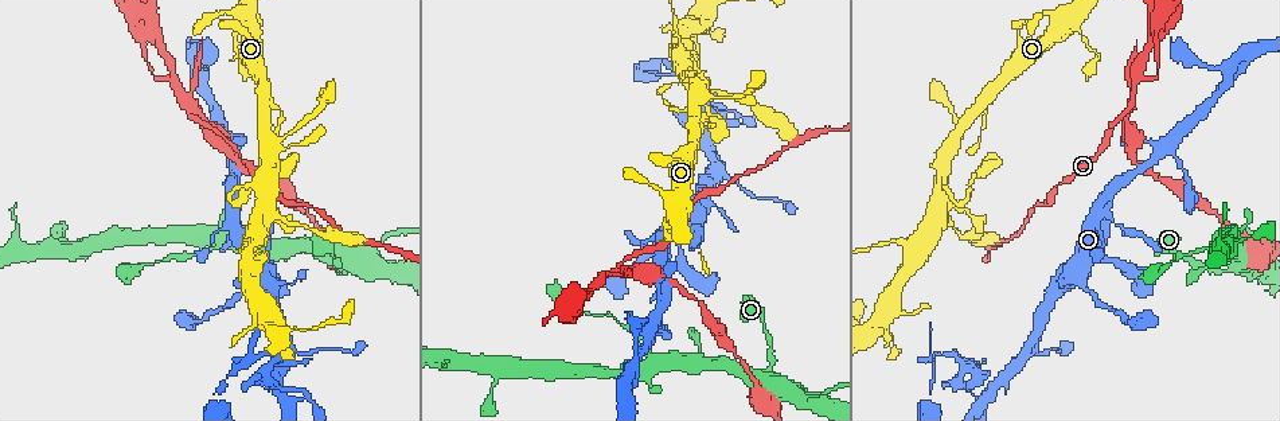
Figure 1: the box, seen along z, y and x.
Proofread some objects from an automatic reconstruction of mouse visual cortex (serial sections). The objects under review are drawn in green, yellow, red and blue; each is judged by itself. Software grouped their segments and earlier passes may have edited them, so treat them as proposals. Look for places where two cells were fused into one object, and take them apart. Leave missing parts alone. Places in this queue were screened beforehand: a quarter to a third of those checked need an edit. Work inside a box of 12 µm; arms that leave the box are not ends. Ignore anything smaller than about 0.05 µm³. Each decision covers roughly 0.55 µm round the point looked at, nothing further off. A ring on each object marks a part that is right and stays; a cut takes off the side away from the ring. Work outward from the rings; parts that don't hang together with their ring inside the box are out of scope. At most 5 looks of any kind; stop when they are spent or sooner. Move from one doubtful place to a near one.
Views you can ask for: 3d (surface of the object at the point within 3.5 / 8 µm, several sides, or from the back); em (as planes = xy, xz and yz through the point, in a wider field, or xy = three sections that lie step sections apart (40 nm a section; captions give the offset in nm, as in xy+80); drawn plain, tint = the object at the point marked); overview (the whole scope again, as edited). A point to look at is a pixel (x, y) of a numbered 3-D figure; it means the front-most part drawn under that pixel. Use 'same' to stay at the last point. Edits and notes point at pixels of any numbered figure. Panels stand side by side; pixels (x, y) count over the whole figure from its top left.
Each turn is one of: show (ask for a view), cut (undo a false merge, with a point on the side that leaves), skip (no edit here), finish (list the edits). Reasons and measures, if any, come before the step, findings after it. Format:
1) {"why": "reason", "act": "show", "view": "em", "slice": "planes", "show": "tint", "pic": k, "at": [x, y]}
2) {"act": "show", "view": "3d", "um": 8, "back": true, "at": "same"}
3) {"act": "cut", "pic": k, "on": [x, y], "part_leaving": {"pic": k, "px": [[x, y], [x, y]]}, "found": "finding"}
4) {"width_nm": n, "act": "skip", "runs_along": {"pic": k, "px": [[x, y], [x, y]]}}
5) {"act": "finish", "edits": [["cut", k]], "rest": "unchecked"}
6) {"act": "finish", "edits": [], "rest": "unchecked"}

{"why": "a narrow waist", "act": "show", "view": "3d", "um": 3.5, "pic": 1, "at": [1210, 270]}

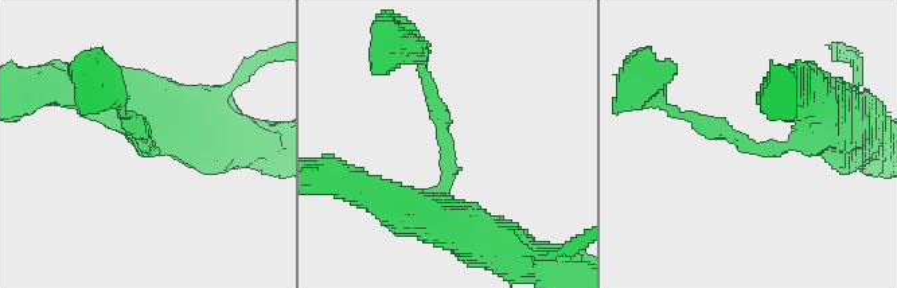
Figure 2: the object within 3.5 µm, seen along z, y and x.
{"arm_widths_nm": [150, 150], "act": "show", "view": "em", "slice": "planes", "show": "plain", "pic": 2, "at": [141, 133]}

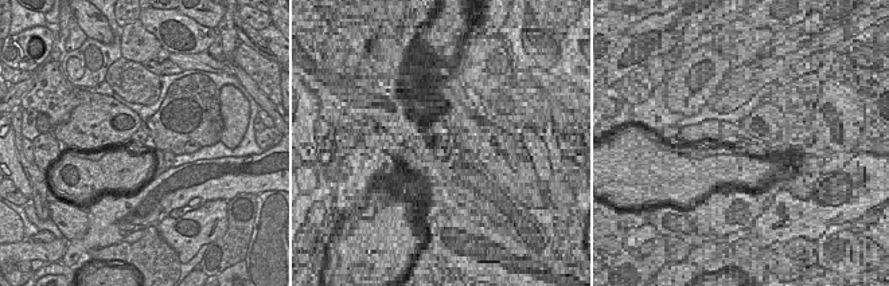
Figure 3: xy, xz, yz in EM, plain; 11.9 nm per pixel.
{"act": "show", "view": "em", "slice": "planes", "show": "tint", "at": "same"}

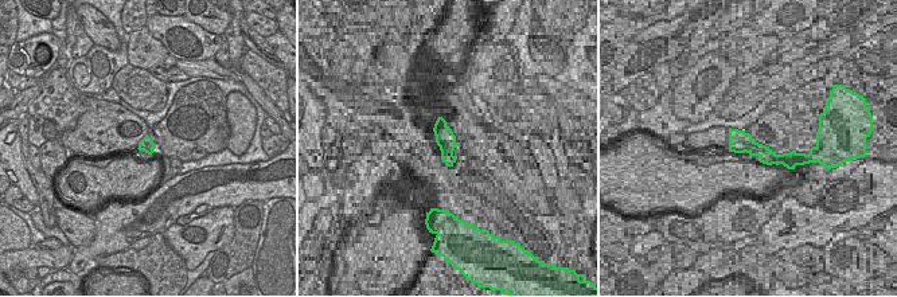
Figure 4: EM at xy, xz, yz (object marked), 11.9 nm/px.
{"act": "skip", "runs_along": {"pic": 2, "px": [[422, 62], [452, 166], [444, 207]]}, "found": "one cell here"}

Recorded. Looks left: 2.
{"act": "show", "view": "3d", "um": 3.5, "pic": 1, "at": [652, 355]}

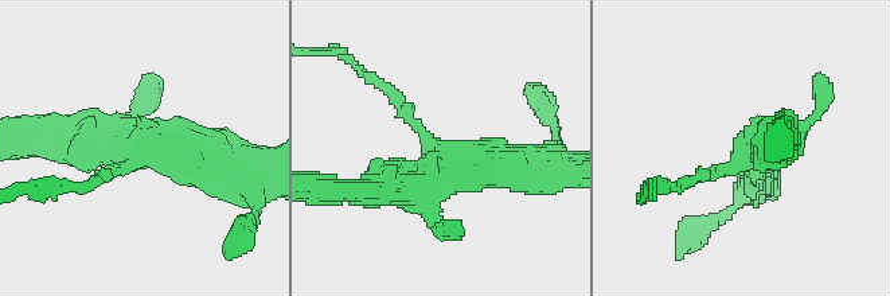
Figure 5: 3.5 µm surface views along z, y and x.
{"act": "show", "view": "em", "slice": "xy", "step": 3, "show": "tint", "pic": 5, "at": [139, 155]}

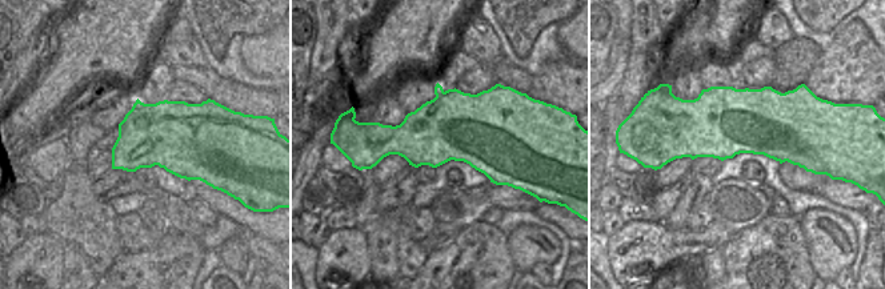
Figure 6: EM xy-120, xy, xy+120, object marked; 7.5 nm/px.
{"act": "skip", "runs_along": {"pic": 5, "px": [[229, 167], [163, 143], [55, 143]]}, "found": "continuous, no second cell"}

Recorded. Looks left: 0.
{"act": "finish", "edits": [], "rest": "unchecked"}

